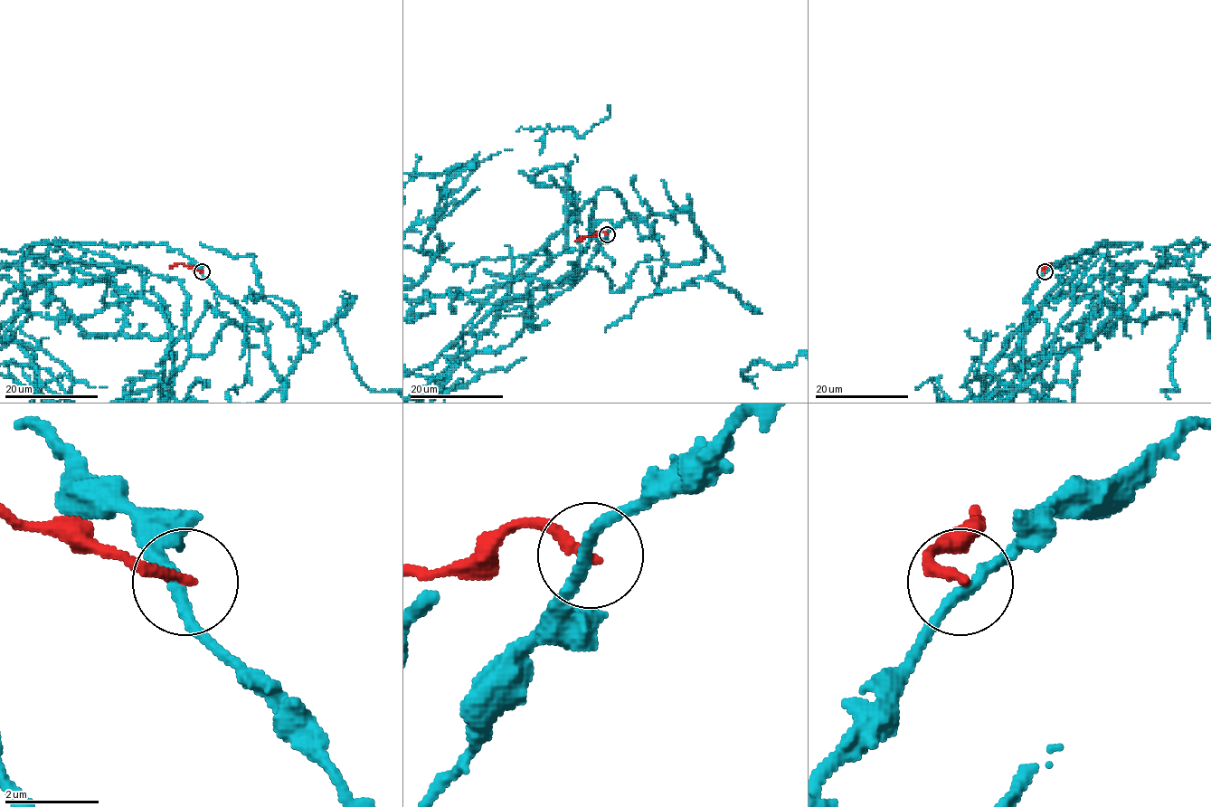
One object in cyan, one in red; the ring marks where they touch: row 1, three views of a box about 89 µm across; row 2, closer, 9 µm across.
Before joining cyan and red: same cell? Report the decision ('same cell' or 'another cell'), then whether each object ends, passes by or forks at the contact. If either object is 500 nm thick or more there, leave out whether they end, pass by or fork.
another cell; cyan passes by; red ends there

